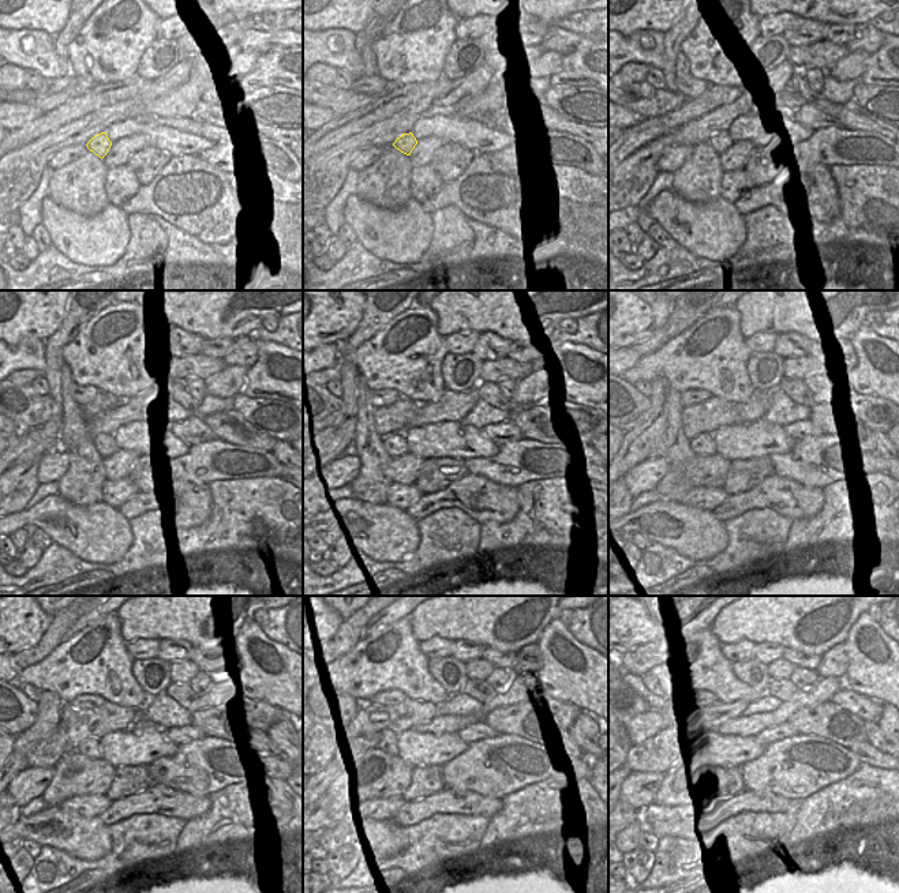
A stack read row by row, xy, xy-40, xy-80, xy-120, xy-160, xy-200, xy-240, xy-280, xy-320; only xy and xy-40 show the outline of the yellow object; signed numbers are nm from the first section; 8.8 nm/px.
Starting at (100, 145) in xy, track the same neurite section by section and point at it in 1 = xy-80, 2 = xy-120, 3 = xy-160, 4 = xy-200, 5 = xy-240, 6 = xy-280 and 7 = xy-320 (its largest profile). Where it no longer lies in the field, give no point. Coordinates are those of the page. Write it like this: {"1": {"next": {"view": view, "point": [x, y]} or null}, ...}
{"1": {"next": {"view": "xy-80", "point": [720, 141]}}, "2": {"next": {"view": "xy-120", "point": [104, 443]}}, "3": {"next": {"view": "xy-160", "point": [400, 442]}}, "4": {"next": {"view": "xy-200", "point": [707, 445]}}, "5": {"next": {"view": "xy-240", "point": [93, 745]}}, "6": {"next": {"view": "xy-280", "point": [397, 736]}}, "7": {"next": {"view": "xy-320", "point": [701, 745]}}}

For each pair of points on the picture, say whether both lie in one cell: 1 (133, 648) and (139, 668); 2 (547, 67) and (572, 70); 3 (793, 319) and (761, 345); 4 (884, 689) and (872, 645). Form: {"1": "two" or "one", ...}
{"1": "two", "2": "two", "3": "two", "4": "one"}

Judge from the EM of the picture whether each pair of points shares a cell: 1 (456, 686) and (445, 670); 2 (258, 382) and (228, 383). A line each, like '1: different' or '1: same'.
1: same
2: different

